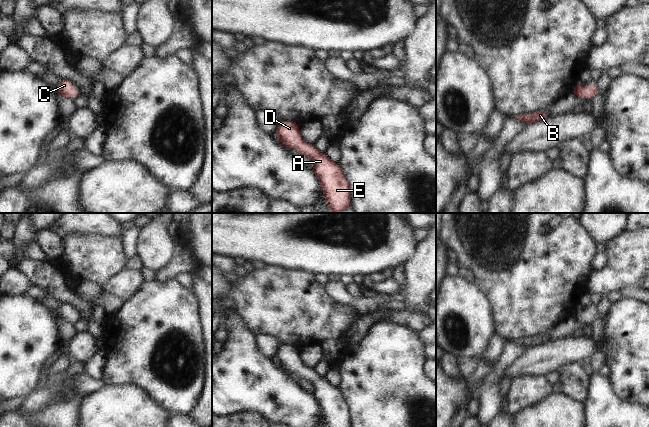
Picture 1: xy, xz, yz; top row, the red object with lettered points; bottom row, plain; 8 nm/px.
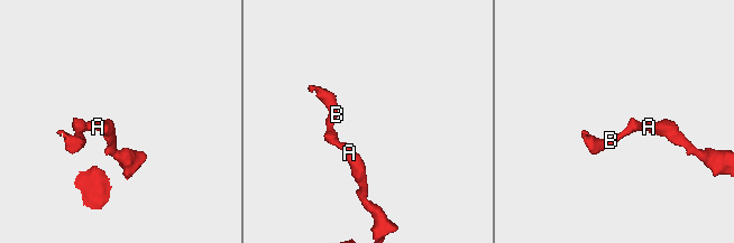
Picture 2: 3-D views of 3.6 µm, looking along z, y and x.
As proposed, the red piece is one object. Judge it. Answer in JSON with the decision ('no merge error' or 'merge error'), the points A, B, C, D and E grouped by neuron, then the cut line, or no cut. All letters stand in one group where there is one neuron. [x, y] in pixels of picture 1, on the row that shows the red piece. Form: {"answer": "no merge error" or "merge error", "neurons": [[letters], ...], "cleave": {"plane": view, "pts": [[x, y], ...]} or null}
{"answer": "no merge error", "neurons": [["A", "B", "C", "D", "E"]], "cleave": null}

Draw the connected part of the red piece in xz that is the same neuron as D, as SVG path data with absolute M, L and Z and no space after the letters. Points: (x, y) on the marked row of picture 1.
M280 121L276 129L276 139L289 148L296 148L299 154L310 157L314 162L313 172L317 176L325 195L325 203L333 213L340 213L350 206L350 186L338 163L331 162L324 153L320 153L310 143L301 140L300 126L293 121Z

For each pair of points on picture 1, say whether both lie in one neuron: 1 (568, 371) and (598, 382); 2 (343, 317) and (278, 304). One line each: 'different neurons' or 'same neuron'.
1: different neurons
2: same neuron

